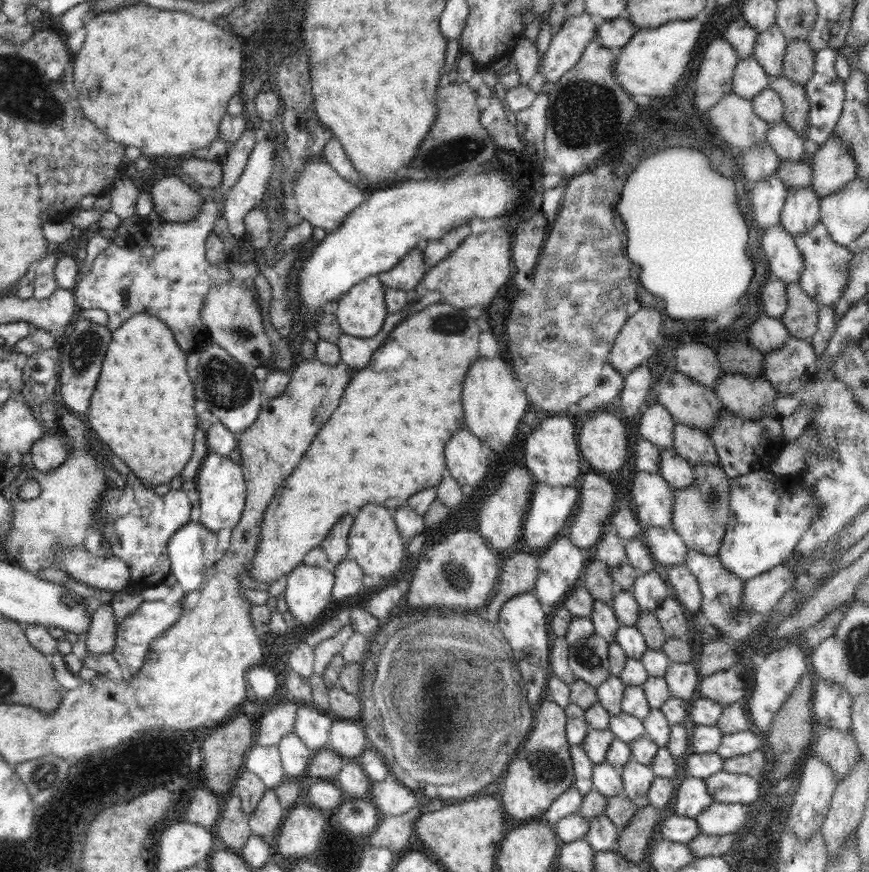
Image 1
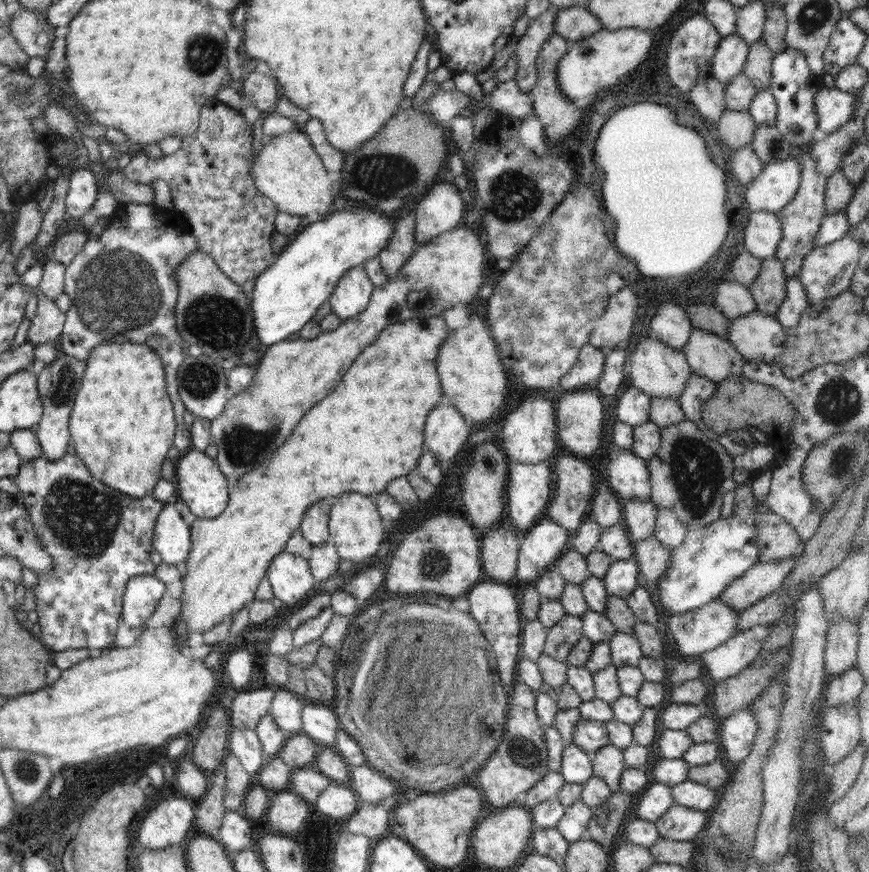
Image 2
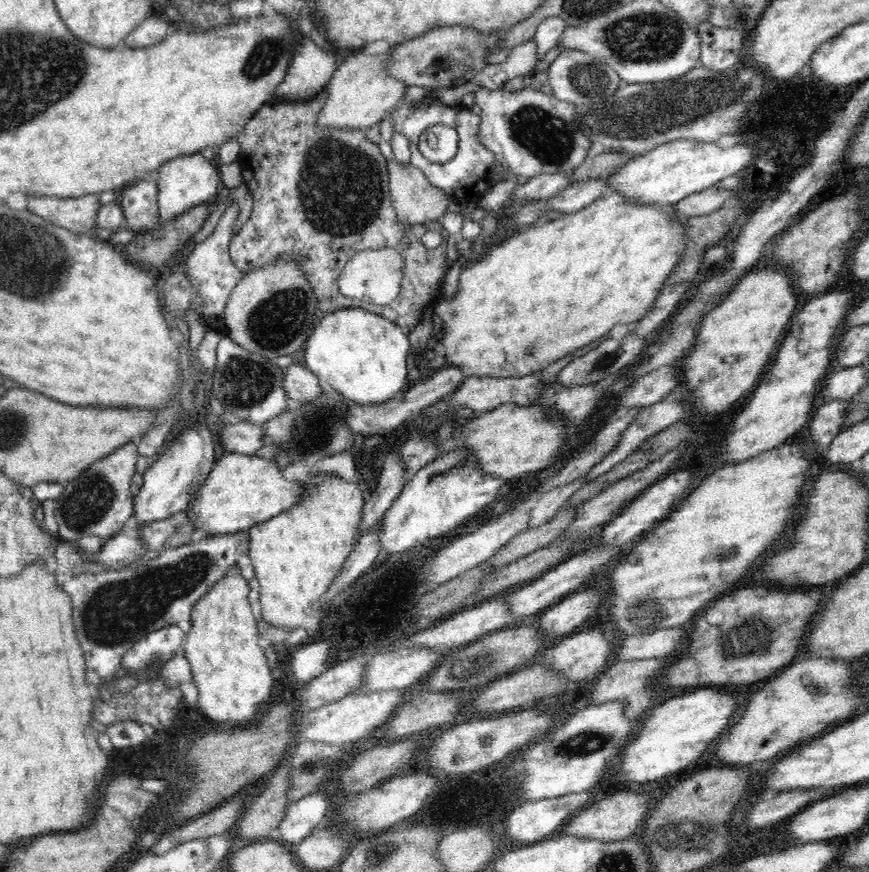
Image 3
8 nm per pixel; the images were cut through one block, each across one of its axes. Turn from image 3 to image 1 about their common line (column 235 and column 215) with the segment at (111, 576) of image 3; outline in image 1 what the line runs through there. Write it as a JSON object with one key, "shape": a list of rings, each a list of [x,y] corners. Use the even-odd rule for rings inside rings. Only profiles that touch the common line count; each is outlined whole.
{"shape":[[[192,521],[182,529],[179,529],[168,542],[168,553],[171,561],[172,576],[177,584],[182,587],[185,594],[200,590],[207,577],[214,574],[218,556],[217,534],[205,528],[201,523],[194,524]]]}

